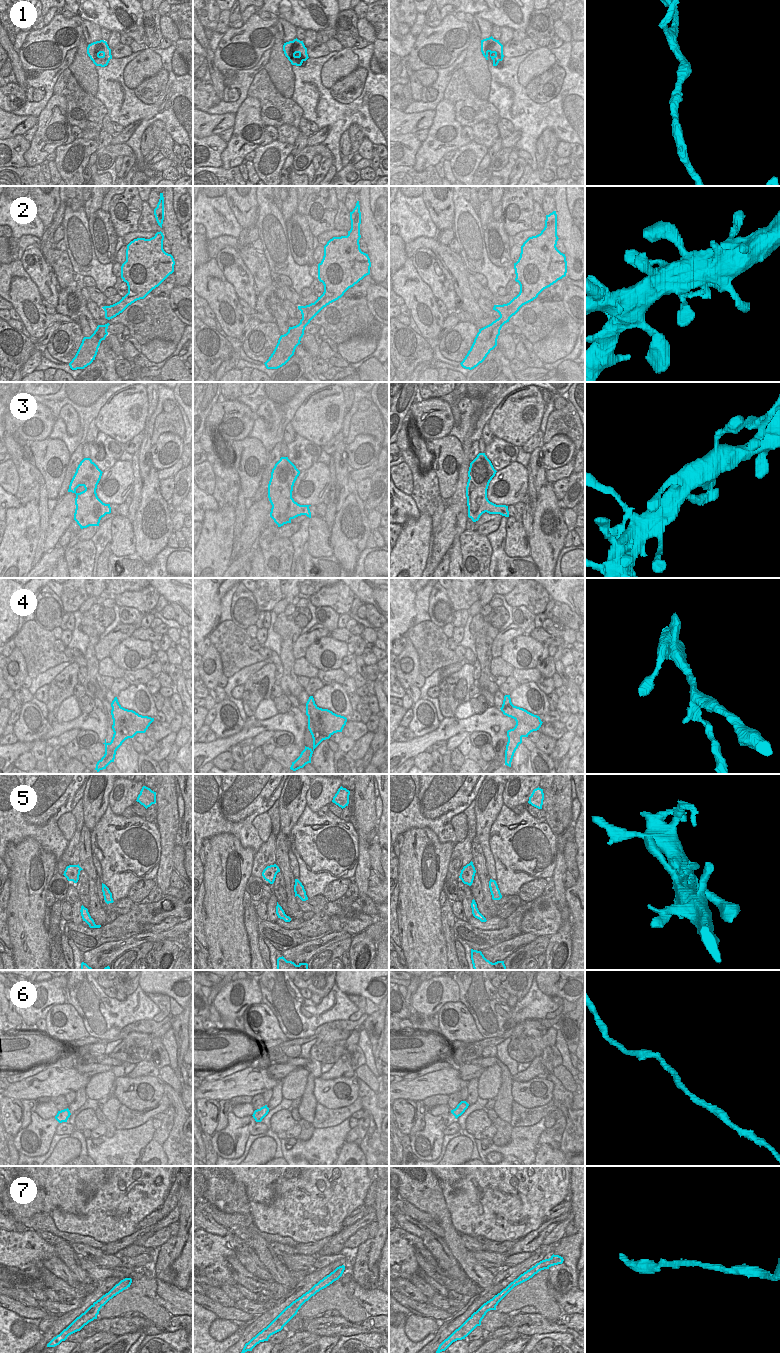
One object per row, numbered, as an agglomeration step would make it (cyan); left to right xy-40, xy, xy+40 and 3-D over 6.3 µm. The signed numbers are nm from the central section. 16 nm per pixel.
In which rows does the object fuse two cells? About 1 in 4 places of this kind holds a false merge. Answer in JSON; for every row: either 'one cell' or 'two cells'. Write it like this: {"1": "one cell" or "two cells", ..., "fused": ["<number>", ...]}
{"1": "one cell", "2": "one cell", "3": "one cell", "4": "two cells", "5": "one cell", "6": "one cell", "7": "one cell", "fused": ["4"]}

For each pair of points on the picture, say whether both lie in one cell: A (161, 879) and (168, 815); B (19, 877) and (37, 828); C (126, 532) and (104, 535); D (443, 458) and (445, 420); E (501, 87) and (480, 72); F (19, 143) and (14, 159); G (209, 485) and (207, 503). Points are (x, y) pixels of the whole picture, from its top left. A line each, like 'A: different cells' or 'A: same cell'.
A: same cell
B: different cells
C: different cells
D: different cells
E: different cells
F: same cell
G: different cells

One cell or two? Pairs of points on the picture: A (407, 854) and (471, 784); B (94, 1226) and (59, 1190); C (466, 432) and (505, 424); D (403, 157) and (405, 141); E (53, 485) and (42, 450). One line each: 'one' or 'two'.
A: two
B: two
C: two
D: one
E: one

